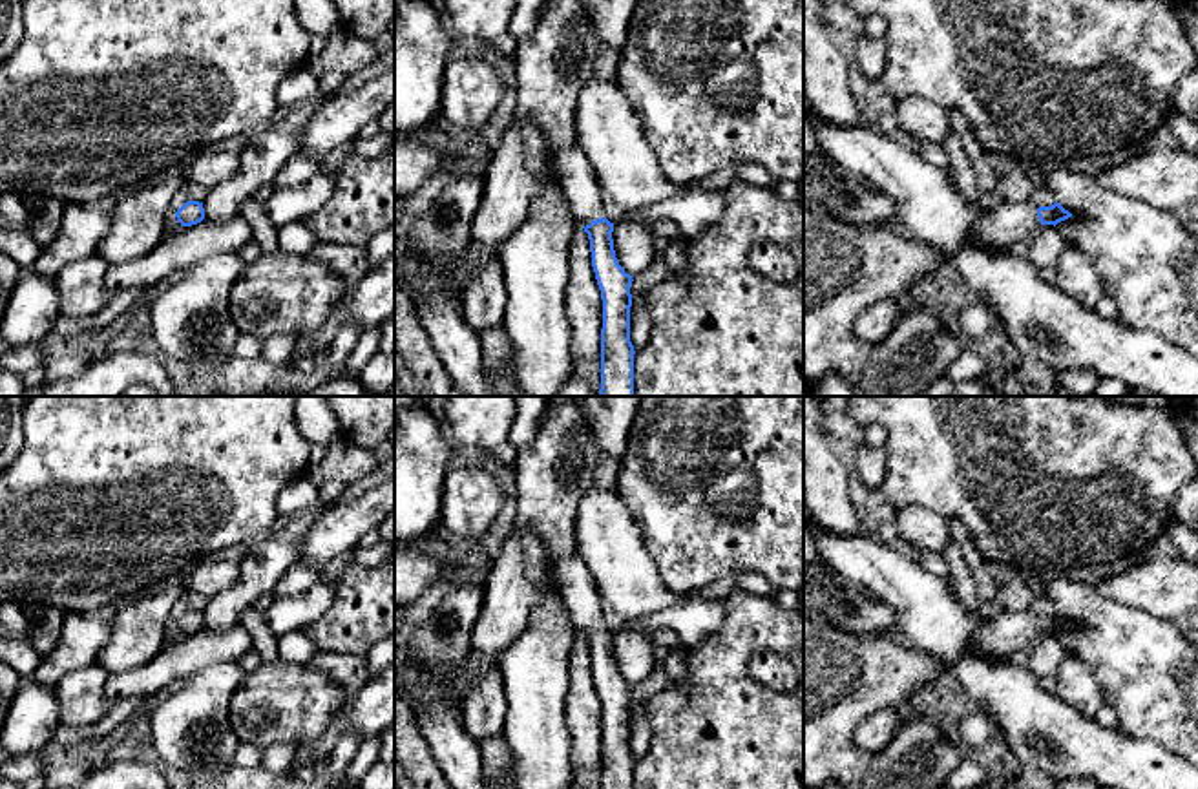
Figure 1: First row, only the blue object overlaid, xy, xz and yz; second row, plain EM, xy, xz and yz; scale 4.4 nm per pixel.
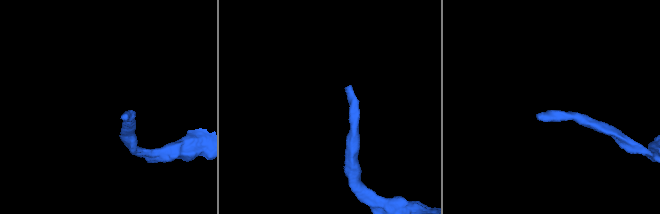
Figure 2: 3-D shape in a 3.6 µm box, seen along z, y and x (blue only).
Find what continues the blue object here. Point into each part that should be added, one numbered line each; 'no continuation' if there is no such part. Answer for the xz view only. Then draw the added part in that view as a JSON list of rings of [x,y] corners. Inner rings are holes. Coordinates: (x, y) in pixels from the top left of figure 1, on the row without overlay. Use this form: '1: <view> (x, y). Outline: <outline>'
1: xz (579, 594). Outline: [[[579,552],[555,559],[555,575],[559,579],[561,599],[568,615],[581,636],[604,626],[603,601]]]

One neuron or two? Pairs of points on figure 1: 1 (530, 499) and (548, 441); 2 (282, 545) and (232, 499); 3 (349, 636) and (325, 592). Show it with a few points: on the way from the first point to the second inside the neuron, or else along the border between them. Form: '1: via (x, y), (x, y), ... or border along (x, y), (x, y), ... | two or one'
1: via (545, 484), (548, 481), (548, 455) | one
2: border along (260, 537), (249, 545) | two
3: border along (335, 583), (333, 603), (302, 632) | two

